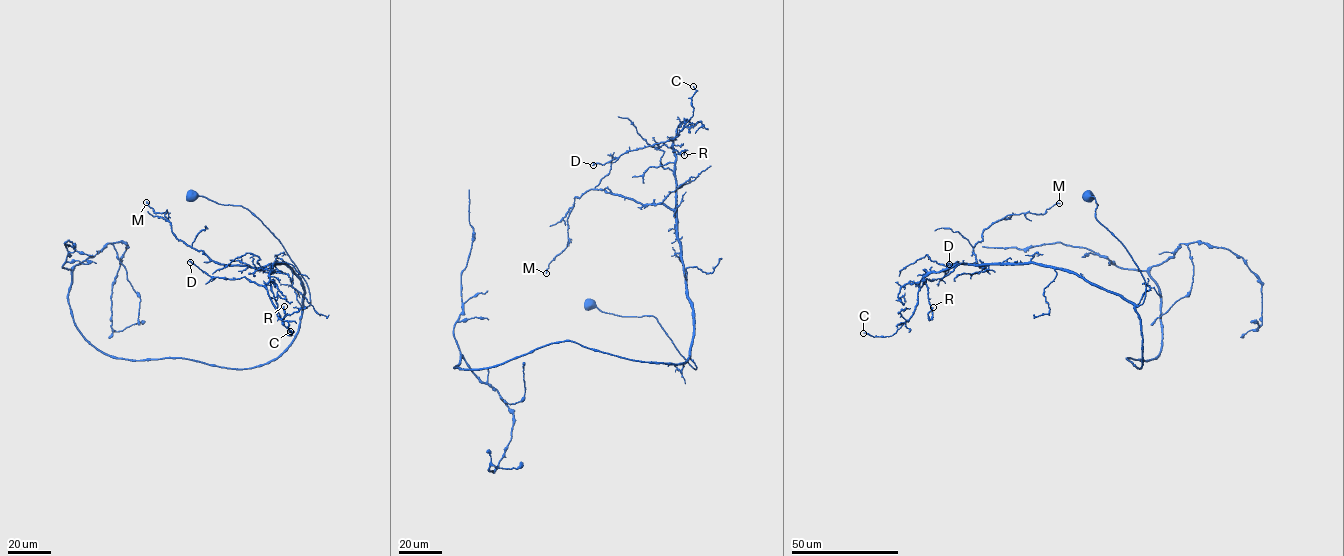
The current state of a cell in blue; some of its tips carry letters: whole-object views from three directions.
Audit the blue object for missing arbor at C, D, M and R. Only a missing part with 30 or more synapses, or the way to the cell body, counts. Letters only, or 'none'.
none

